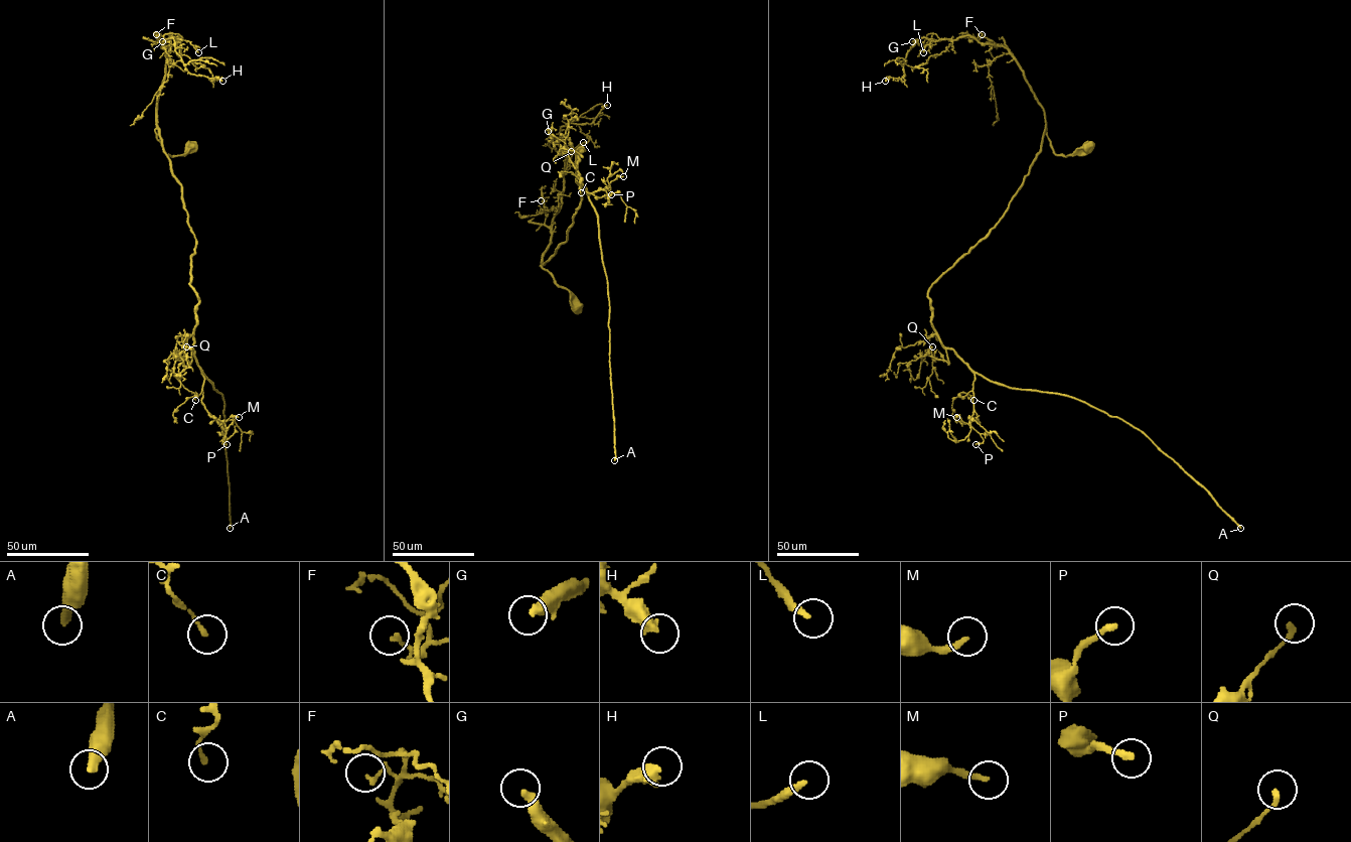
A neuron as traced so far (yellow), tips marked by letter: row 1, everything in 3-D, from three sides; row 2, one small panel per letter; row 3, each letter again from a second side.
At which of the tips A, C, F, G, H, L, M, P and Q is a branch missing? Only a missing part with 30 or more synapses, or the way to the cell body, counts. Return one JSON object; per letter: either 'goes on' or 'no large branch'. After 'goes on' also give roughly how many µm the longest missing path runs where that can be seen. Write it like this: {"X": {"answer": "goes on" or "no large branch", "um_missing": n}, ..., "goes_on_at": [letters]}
{"A": {"answer": "goes on", "um_missing": 600}, "C": {"answer": "no large branch"}, "F": {"answer": "no large branch"}, "G": {"answer": "goes on", "um_missing": 40}, "H": {"answer": "no large branch"}, "L": {"answer": "goes on", "um_missing": 50}, "M": {"answer": "no large branch"}, "P": {"answer": "no large branch"}, "Q": {"answer": "no large branch"}, "goes_on_at": ["A", "G", "L"]}

